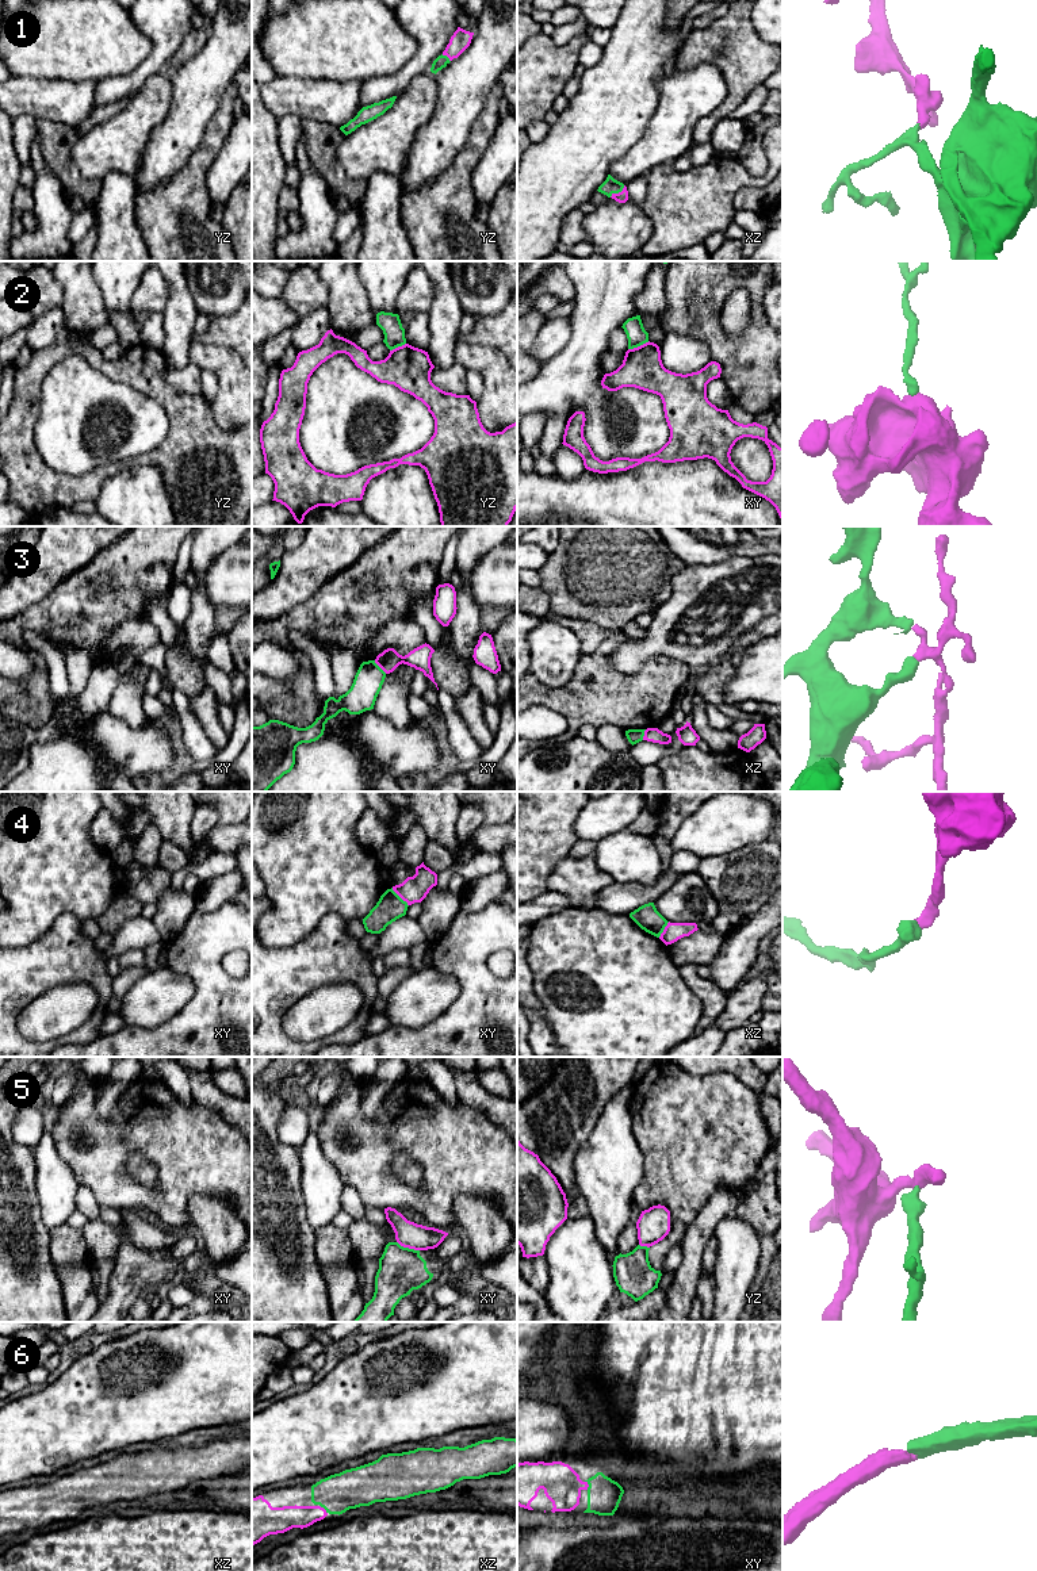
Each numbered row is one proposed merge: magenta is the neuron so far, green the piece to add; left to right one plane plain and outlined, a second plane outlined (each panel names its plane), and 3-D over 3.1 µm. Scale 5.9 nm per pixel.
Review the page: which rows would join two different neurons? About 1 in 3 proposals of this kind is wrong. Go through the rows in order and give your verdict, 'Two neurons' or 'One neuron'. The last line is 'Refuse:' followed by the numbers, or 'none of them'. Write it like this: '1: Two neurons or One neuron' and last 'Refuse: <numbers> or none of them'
1: One neuron
2: Two neurons
3: Two neurons
4: Two neurons
5: Two neurons
6: One neuron
Refuse: 2, 3, 4, 5

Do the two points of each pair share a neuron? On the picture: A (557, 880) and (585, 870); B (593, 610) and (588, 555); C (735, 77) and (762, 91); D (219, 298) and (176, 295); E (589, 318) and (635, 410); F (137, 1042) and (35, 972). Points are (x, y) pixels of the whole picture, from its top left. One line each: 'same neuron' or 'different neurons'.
A: same neuron
B: same neuron
C: different neurons
D: different neurons
E: same neuron
F: different neurons

